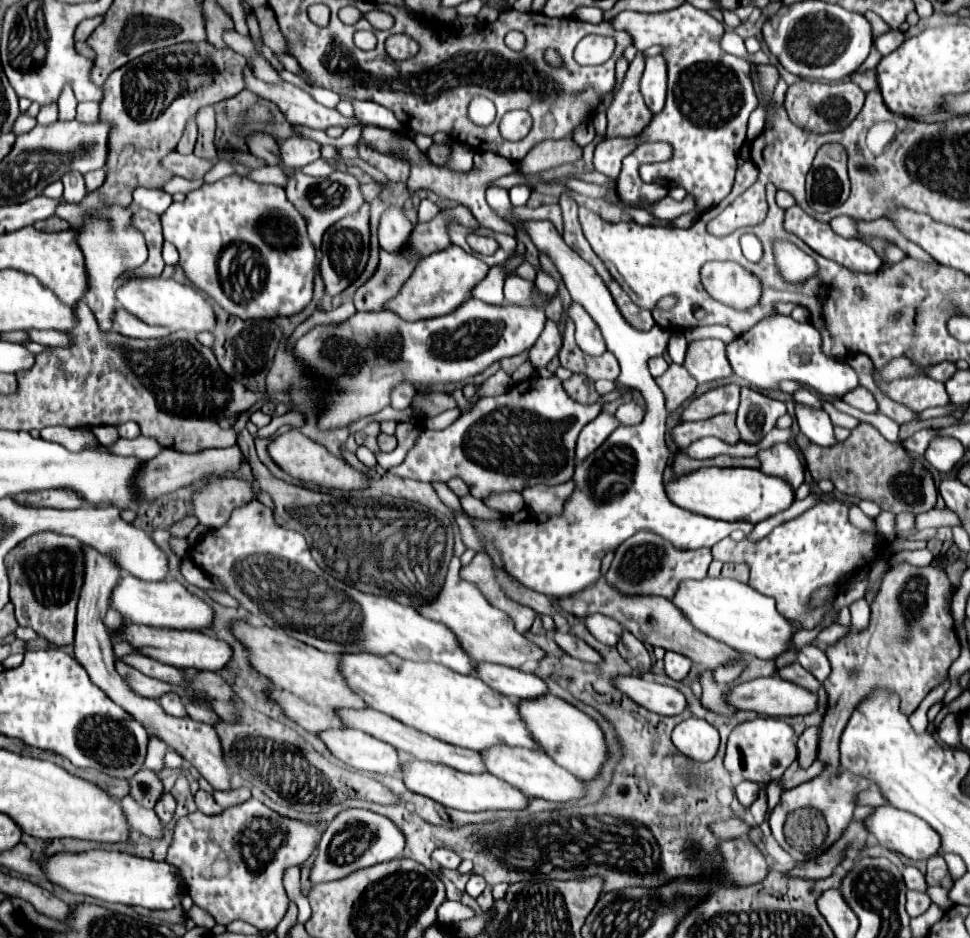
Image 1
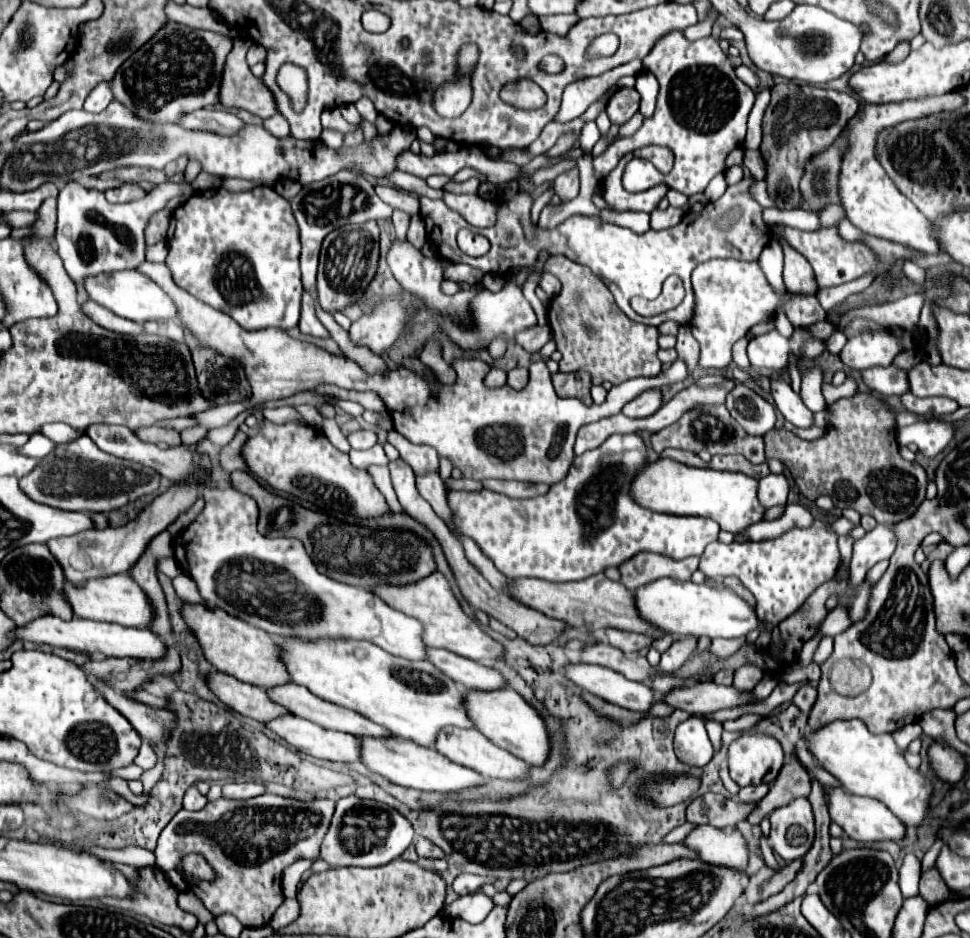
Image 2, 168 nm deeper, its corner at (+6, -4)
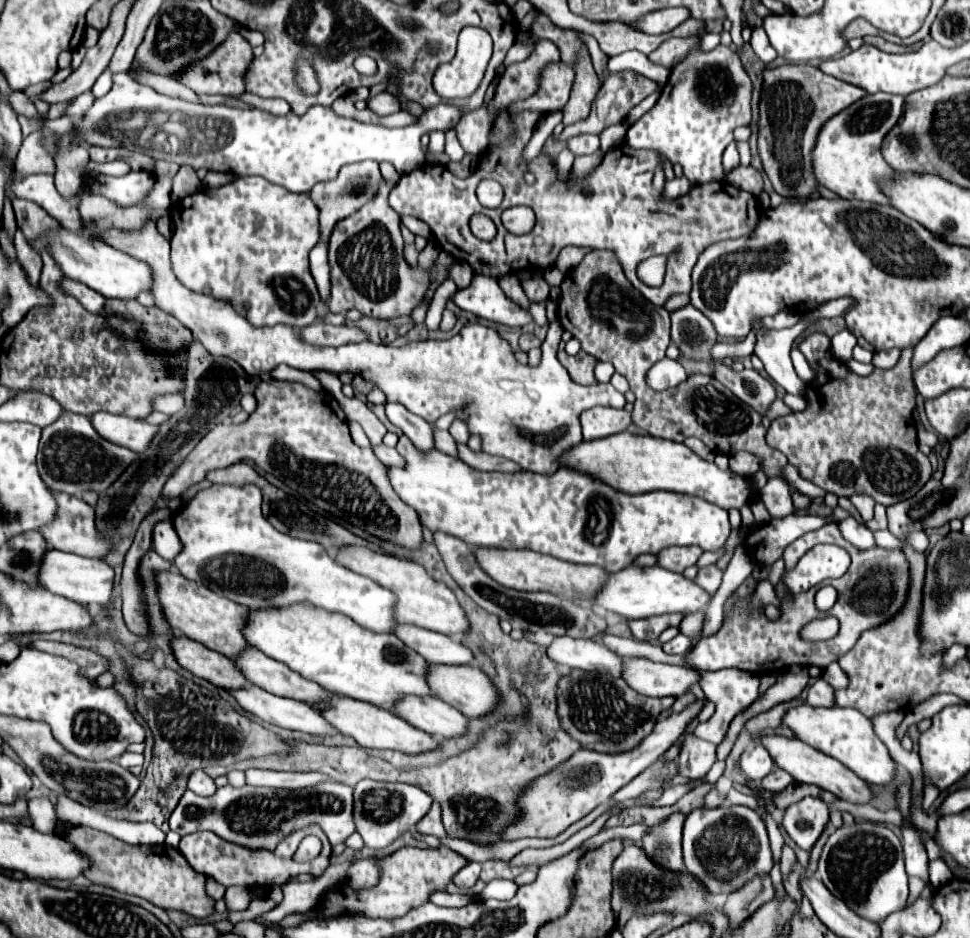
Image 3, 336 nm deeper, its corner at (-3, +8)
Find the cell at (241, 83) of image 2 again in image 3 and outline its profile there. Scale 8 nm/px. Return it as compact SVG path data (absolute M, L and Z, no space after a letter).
M235 33L235 35L231 35L231 39L227 39L227 43L219 45L219 49L215 53L211 53L211 59L203 59L203 63L199 63L199 67L191 67L191 71L187 71L187 75L183 75L183 79L179 79L179 81L183 85L191 87L199 95L209 93L209 95L239 97L245 93L245 73L247 73L251 61L253 61L253 47L249 45L249 41L245 37Z

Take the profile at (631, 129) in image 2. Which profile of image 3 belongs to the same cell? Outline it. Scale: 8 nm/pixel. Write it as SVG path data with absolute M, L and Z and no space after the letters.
M623 121L623 123L615 123L615 125L609 125L607 129L603 129L603 131L599 133L599 139L601 139L601 151L607 153L607 151L619 147L619 145L623 143L623 139L625 139L627 127L629 127L629 123Z

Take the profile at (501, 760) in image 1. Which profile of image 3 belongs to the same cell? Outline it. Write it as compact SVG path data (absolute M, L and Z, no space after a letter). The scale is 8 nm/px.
M403 699L403 707L395 707L395 713L441 739L463 737L469 729L469 719L441 699Z

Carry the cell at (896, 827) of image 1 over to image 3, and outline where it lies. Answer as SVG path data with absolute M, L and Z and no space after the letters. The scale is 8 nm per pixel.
M763 735L761 741L767 747L767 751L771 753L771 757L775 759L775 765L781 767L783 771L791 773L797 783L817 785L817 787L833 793L837 799L843 799L843 801L849 801L855 805L867 805L873 801L873 791L861 777L857 777L851 769L847 769L837 759L815 751L811 745L807 745L799 739L787 739L787 737L779 737L779 735L771 735L771 737Z

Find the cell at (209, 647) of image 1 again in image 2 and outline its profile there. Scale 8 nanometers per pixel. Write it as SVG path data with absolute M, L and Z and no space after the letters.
M42 615L28 623L26 627L16 627L10 631L8 639L14 641L30 641L30 643L48 643L52 647L78 649L86 653L104 653L106 657L136 657L136 659L160 659L166 653L164 643L150 629L124 627L116 623L98 623L88 619L72 617L70 621L62 621L54 615Z

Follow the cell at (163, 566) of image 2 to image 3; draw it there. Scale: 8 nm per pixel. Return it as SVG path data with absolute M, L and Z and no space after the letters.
M171 521L157 523L155 535L153 535L153 551L167 561L173 561L183 551L183 545L181 545Z

